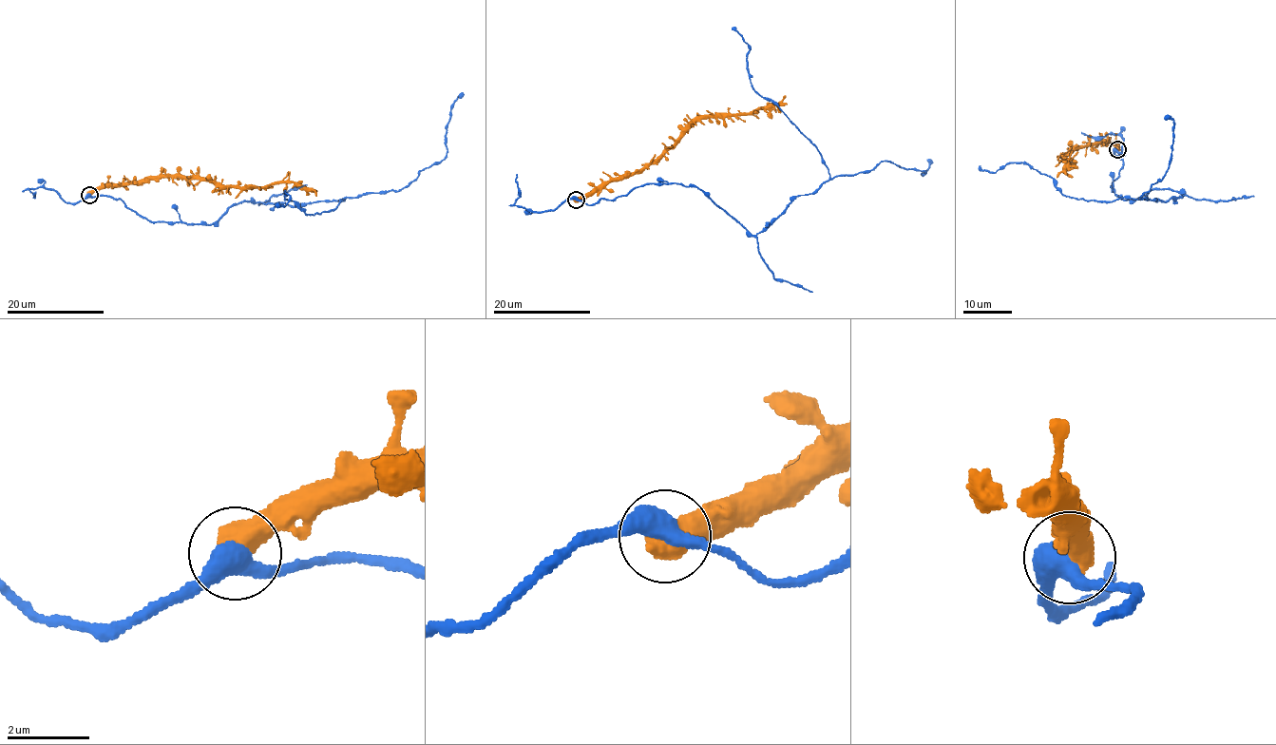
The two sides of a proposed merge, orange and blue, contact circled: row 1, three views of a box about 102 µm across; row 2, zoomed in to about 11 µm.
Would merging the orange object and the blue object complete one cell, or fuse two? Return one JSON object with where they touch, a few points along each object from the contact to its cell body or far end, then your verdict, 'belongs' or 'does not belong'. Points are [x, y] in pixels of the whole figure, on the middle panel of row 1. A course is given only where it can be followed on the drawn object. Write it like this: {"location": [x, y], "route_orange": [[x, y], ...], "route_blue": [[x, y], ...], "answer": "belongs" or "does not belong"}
{"location": [576, 200], "route_orange": [[576, 200], [599, 191], [611, 181], [641, 172], [699, 119], [742, 115], [768, 109], [786, 96]], "route_blue": [[576, 200], [695, 185], [756, 235], [827, 182], [818, 149], [753, 88], [750, 47], [732, 28]], "answer": "does not belong"}

